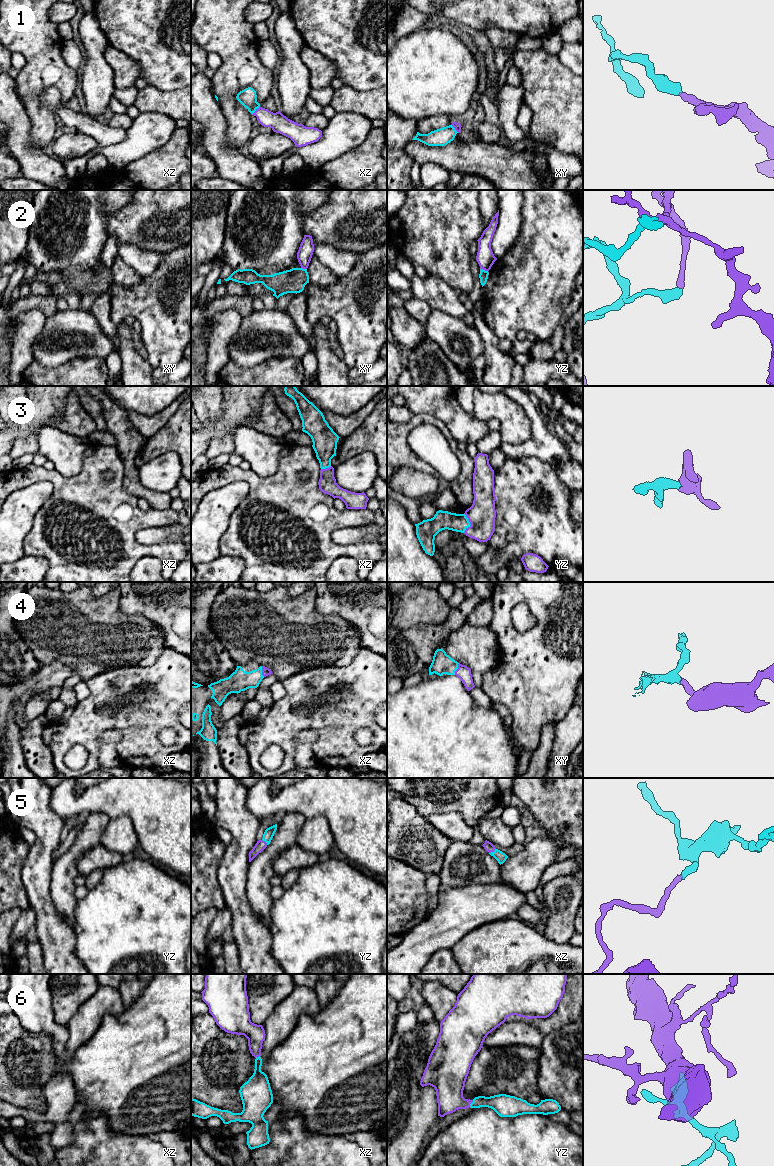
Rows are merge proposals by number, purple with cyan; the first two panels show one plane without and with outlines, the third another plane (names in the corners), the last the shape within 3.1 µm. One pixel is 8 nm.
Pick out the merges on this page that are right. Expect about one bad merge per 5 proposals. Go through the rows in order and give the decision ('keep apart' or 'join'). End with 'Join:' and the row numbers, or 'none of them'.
1: join
2: keep apart
3: join
4: join
5: join
6: join
Join: 1, 3, 4, 5, 6

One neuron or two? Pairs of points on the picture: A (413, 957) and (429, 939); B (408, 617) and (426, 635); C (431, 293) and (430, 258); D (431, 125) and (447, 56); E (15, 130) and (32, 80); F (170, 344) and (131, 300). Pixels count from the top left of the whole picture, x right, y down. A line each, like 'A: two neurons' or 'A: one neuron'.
A: one neuron
B: two neurons
C: two neurons
D: two neurons
E: two neurons
F: one neuron

